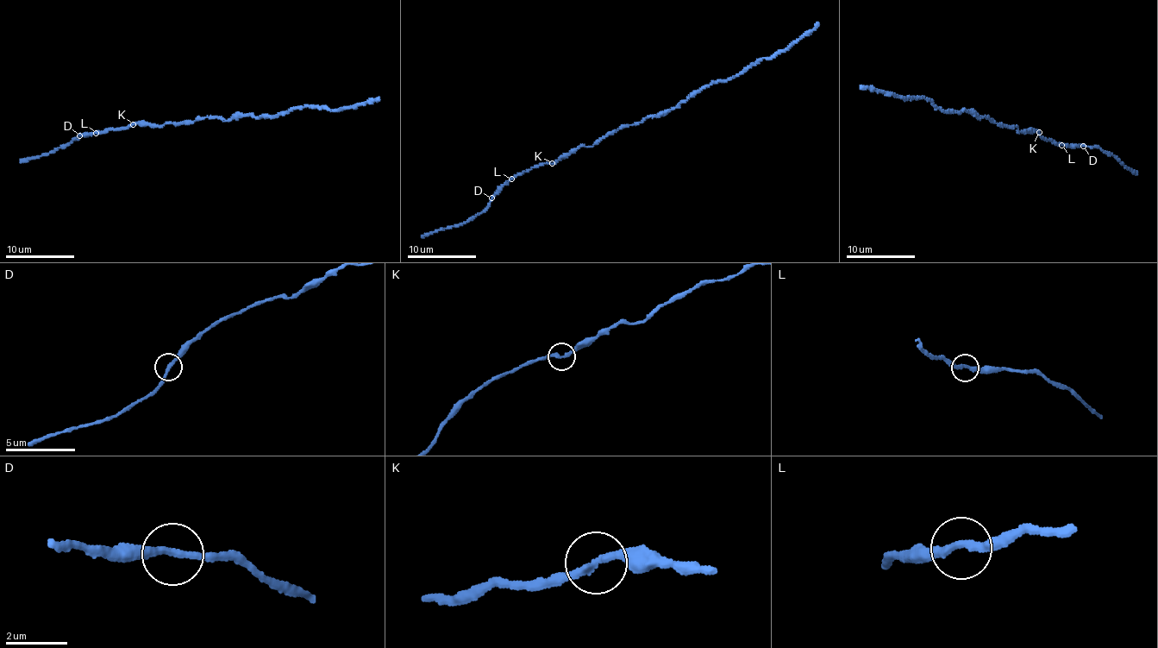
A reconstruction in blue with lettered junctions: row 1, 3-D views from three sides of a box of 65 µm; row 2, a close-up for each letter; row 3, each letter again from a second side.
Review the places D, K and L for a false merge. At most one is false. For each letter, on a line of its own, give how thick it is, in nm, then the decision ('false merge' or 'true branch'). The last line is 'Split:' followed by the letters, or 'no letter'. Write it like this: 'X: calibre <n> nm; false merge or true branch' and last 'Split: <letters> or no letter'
D: calibre 240 nm; true branch
K: calibre 220 nm; true branch
L: calibre 240 nm; true branch
Split: no letter

